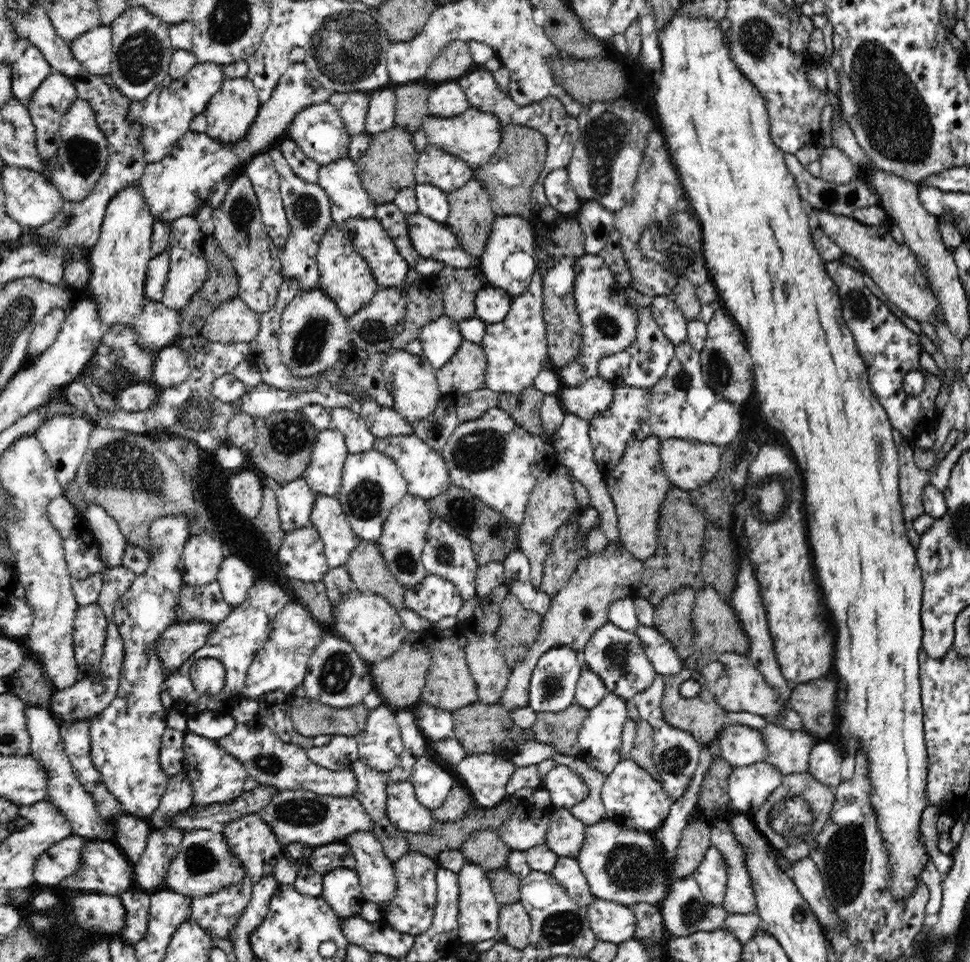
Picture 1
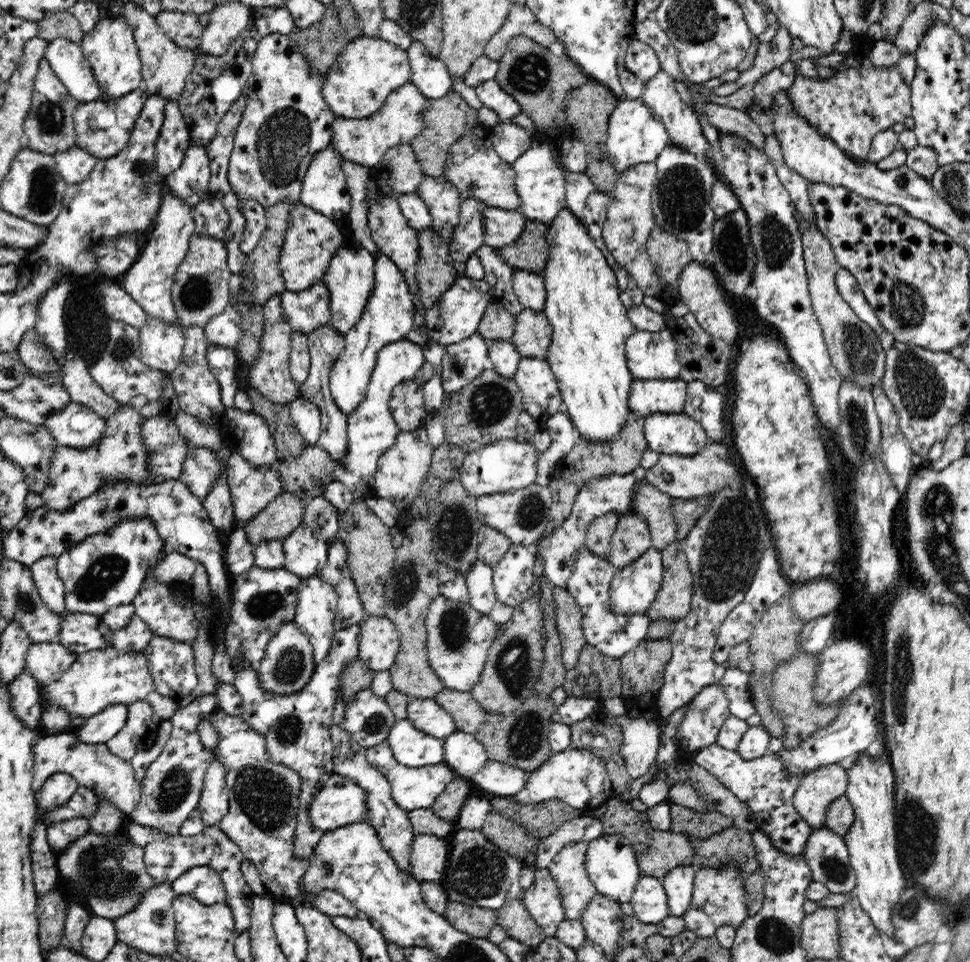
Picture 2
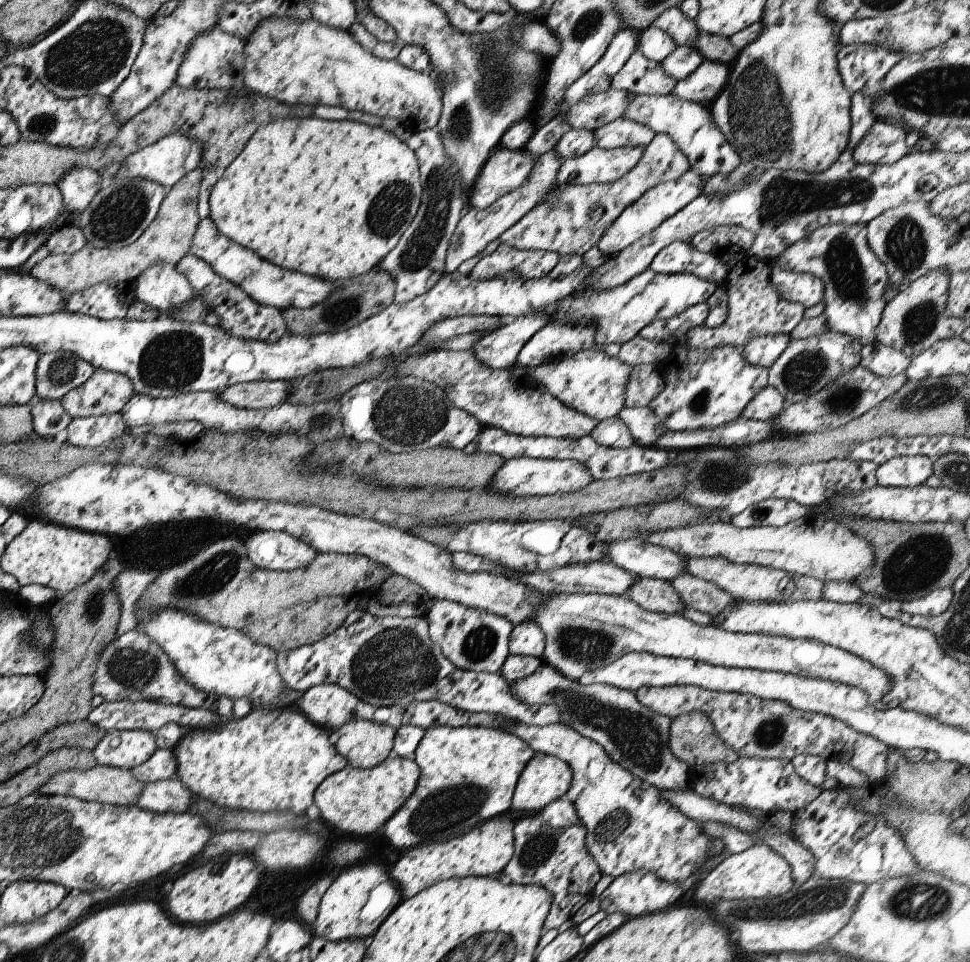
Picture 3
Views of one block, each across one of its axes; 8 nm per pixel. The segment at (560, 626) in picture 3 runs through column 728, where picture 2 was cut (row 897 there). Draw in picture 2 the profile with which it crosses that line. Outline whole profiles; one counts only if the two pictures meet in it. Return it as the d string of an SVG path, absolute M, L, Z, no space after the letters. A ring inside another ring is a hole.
M642 874L631 897L631 905L637 920L646 924L659 924L670 917L667 894L662 880Z

